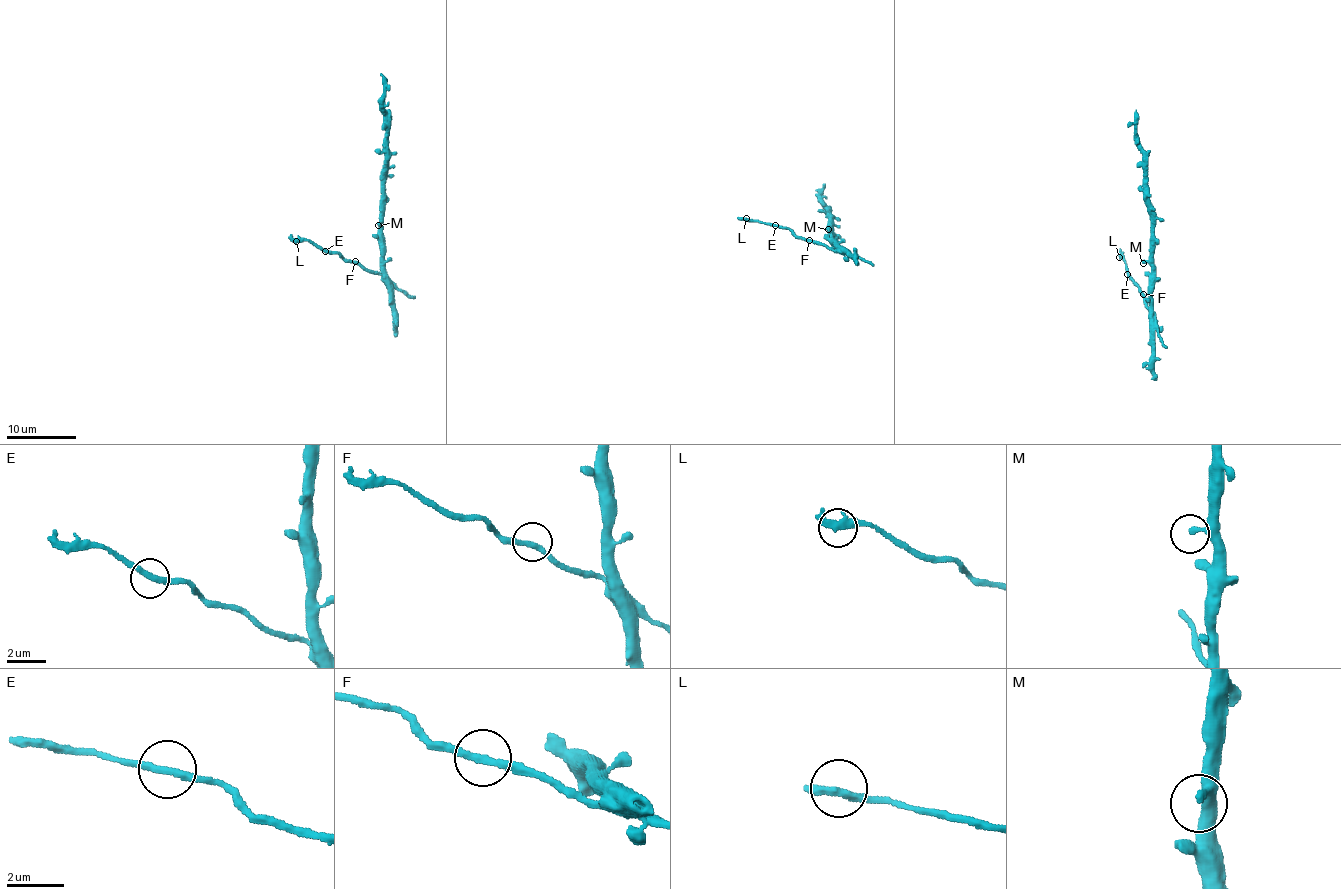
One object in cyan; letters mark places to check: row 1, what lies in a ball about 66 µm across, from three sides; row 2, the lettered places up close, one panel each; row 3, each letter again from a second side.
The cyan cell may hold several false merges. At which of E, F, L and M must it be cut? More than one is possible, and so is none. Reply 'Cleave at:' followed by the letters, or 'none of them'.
Cleave at: none of them

